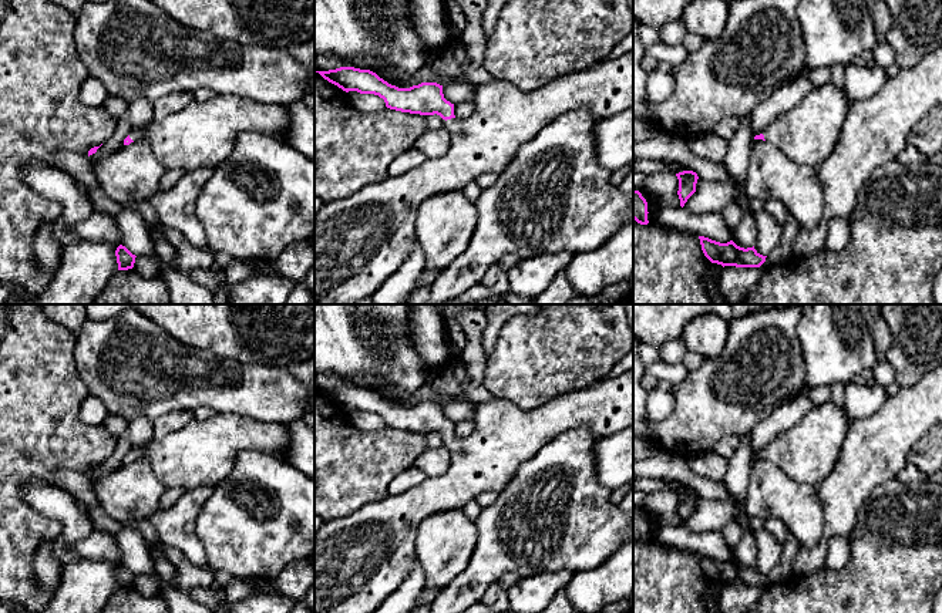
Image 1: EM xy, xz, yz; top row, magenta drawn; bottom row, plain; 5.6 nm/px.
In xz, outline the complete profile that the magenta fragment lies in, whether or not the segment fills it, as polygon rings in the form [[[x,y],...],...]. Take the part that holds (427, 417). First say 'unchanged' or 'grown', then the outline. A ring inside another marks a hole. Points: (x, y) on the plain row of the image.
grown; [[[633,368],[596,384],[566,393],[531,411],[497,397],[475,404],[474,428],[468,437],[454,434],[454,422],[447,420],[443,404],[421,401],[398,407],[370,388],[340,385],[316,390],[343,410],[374,412],[390,428],[440,434],[451,455],[450,468],[440,476],[427,478],[397,496],[363,505],[342,519],[324,522],[314,533],[314,613],[374,613],[394,593],[417,559],[414,539],[420,523],[430,515],[462,509],[485,491],[501,492],[544,445],[565,431],[588,428],[598,438],[615,435],[633,425]]]

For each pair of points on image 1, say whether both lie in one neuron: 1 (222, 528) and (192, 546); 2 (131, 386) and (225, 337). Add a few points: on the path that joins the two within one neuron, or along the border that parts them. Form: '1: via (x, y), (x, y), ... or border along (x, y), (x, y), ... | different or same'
1: border along (194, 535), (204, 549), (208, 566) | different
2: border along (171, 336), (192, 347), (208, 349), (234, 360) | different

